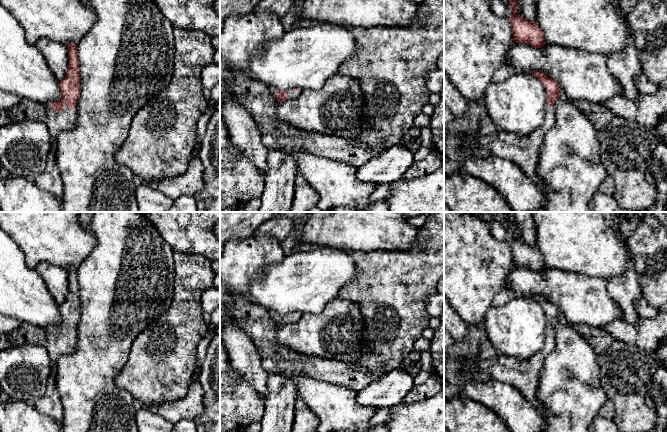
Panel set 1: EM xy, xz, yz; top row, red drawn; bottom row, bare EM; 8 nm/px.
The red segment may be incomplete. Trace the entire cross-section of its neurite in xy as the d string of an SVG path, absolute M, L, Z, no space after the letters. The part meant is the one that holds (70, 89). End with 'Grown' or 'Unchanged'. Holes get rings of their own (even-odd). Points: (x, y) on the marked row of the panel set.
M69 43L67 48L68 70L59 82L62 98L59 102L52 102L46 109L46 125L53 138L53 144L45 170L33 181L37 187L57 197L62 196L64 184L56 163L56 138L61 132L74 128L77 118L76 103L81 92L77 45Z. Grown

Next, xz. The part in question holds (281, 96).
M269 87L269 92L274 95L279 102L283 102L287 99L298 97L301 90L298 88L294 88L288 91L281 91L276 89L275 87Z. Grown

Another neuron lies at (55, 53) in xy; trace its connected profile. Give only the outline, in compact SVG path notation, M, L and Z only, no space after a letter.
M42 38L35 44L58 82L63 80L68 70L68 48L64 43Z

